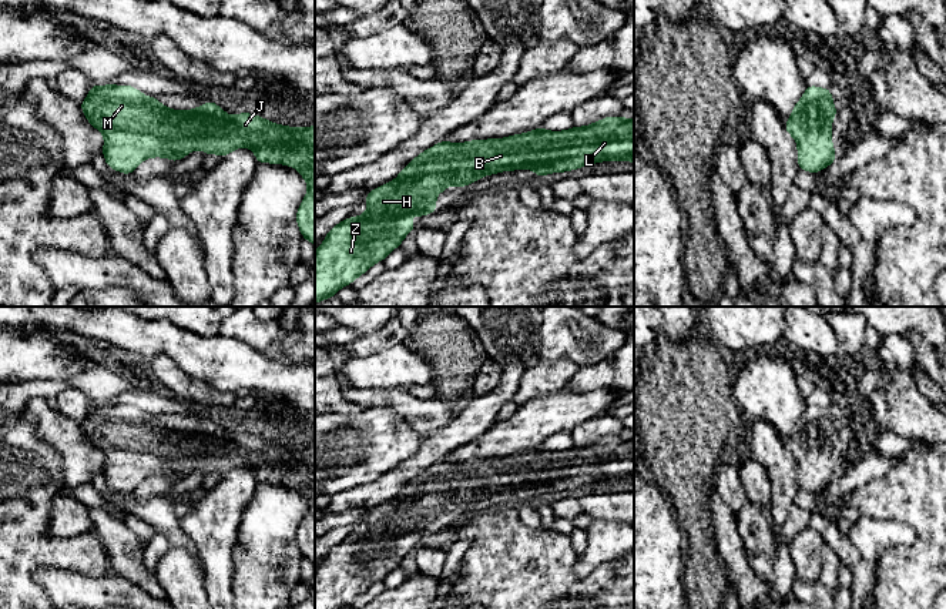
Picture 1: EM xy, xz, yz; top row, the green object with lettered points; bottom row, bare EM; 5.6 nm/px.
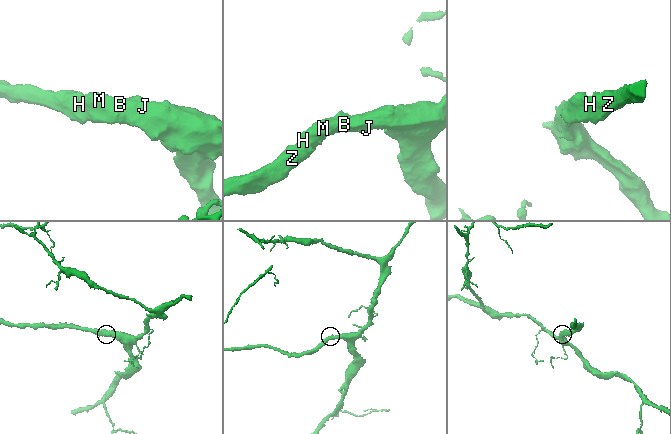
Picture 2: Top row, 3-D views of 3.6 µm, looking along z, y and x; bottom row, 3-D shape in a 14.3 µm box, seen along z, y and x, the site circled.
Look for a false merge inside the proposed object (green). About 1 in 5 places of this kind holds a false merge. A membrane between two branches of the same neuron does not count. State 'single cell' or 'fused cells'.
single cell

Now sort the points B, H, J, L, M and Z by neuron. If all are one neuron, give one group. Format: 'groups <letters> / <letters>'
groups B H J L M Z

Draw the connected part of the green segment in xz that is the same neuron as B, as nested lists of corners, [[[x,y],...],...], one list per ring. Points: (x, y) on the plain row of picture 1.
[[[605,436],[586,446],[547,451],[543,446],[507,458],[472,459],[453,464],[447,459],[412,479],[390,502],[366,513],[368,531],[335,545],[315,570],[315,609],[341,609],[365,593],[375,582],[400,566],[415,548],[409,535],[436,532],[436,516],[449,505],[467,506],[473,501],[501,491],[533,489],[540,498],[549,492],[571,491],[593,482],[624,479],[634,482],[634,438]]]

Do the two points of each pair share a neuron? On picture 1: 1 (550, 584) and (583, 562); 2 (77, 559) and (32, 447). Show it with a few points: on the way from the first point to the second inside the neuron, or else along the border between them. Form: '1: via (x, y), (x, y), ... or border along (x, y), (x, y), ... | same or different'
1: border along (607, 562), (586, 575), (576, 575), (573, 572) | different
2: via (46, 544), (14, 512), (14, 478) | same

